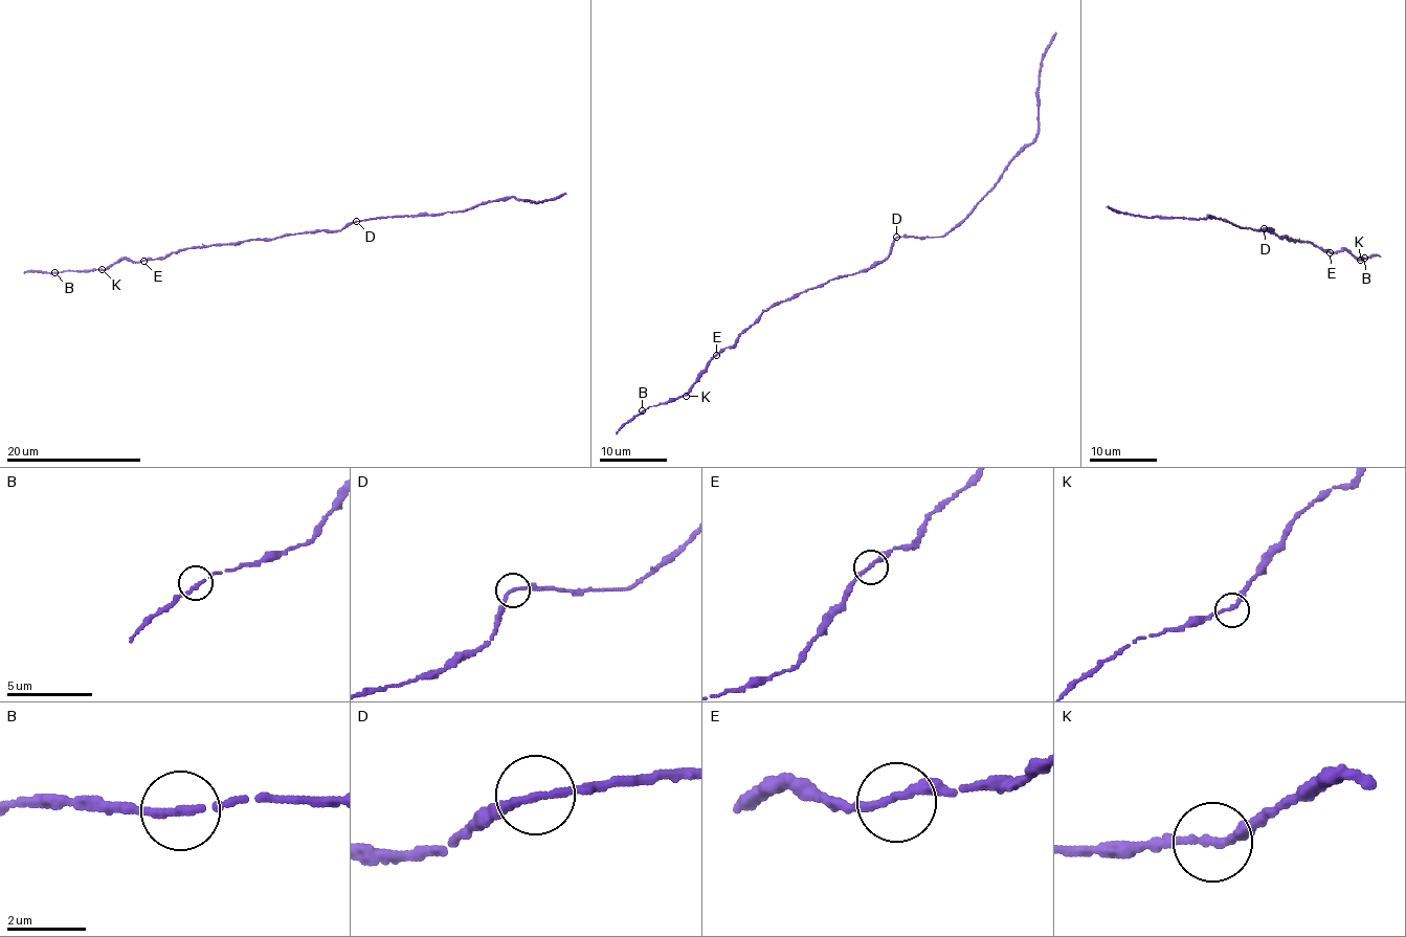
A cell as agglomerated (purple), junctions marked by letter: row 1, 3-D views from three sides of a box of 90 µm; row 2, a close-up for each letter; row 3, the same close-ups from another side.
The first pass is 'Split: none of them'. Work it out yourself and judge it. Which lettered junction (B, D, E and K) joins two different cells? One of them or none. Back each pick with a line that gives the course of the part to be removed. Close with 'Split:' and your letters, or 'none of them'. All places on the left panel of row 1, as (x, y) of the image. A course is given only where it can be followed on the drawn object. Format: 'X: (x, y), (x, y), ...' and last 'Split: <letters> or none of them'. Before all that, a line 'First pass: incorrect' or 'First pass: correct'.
First pass: correct
Split: none of them

